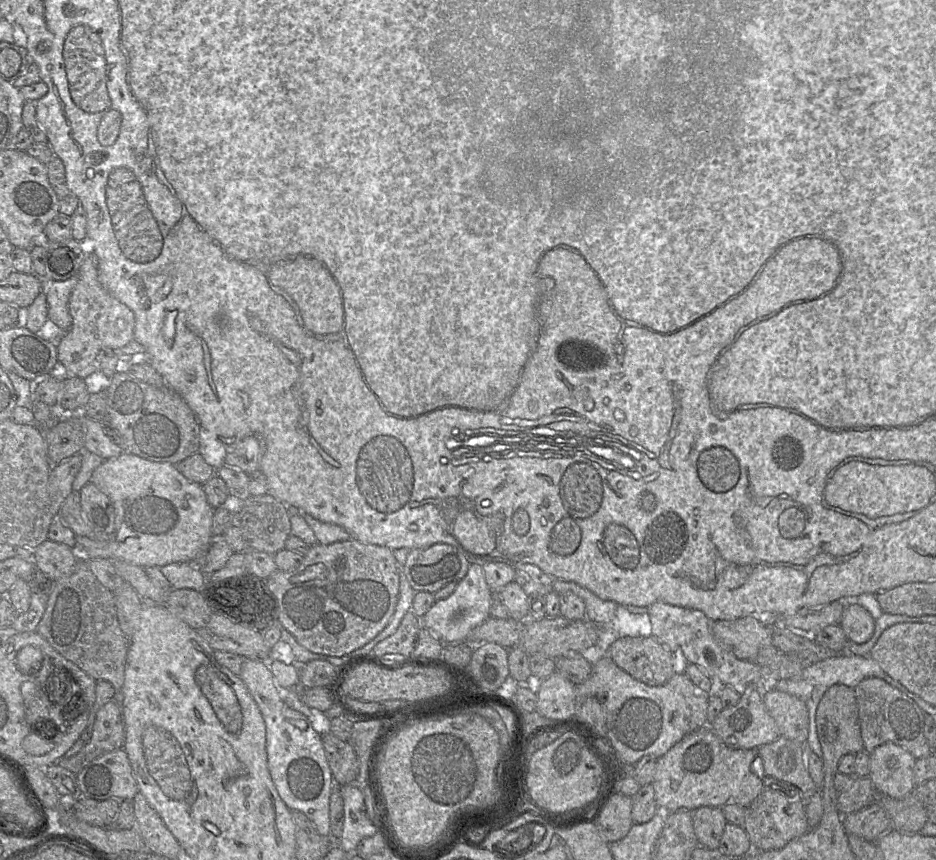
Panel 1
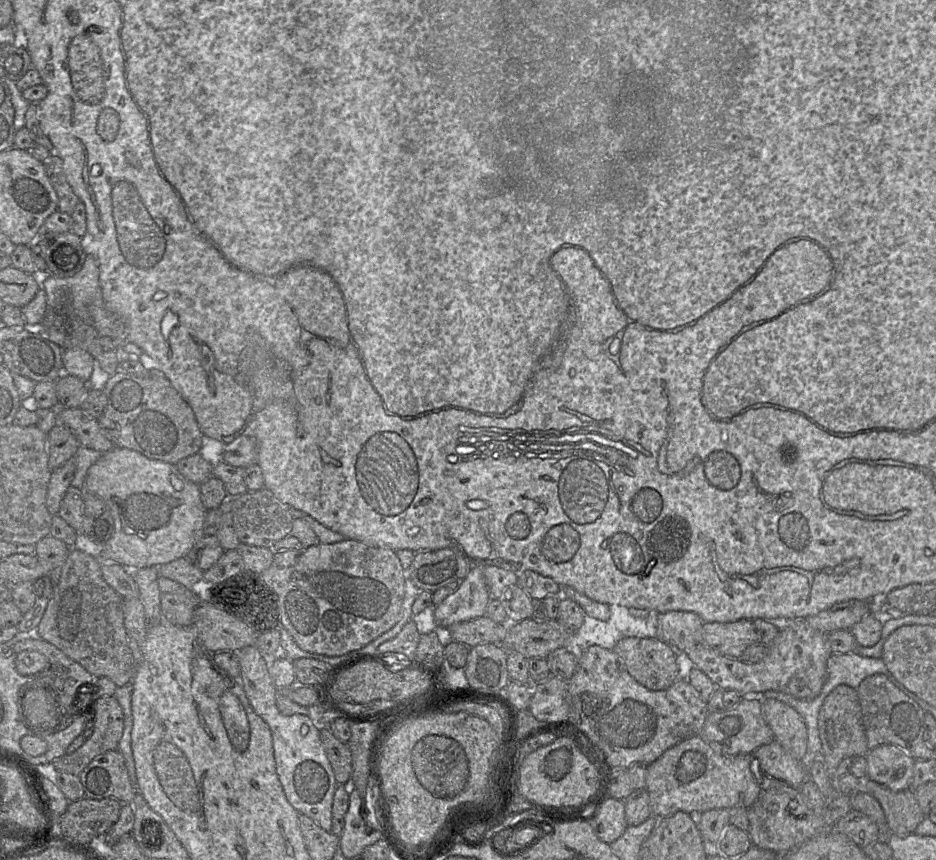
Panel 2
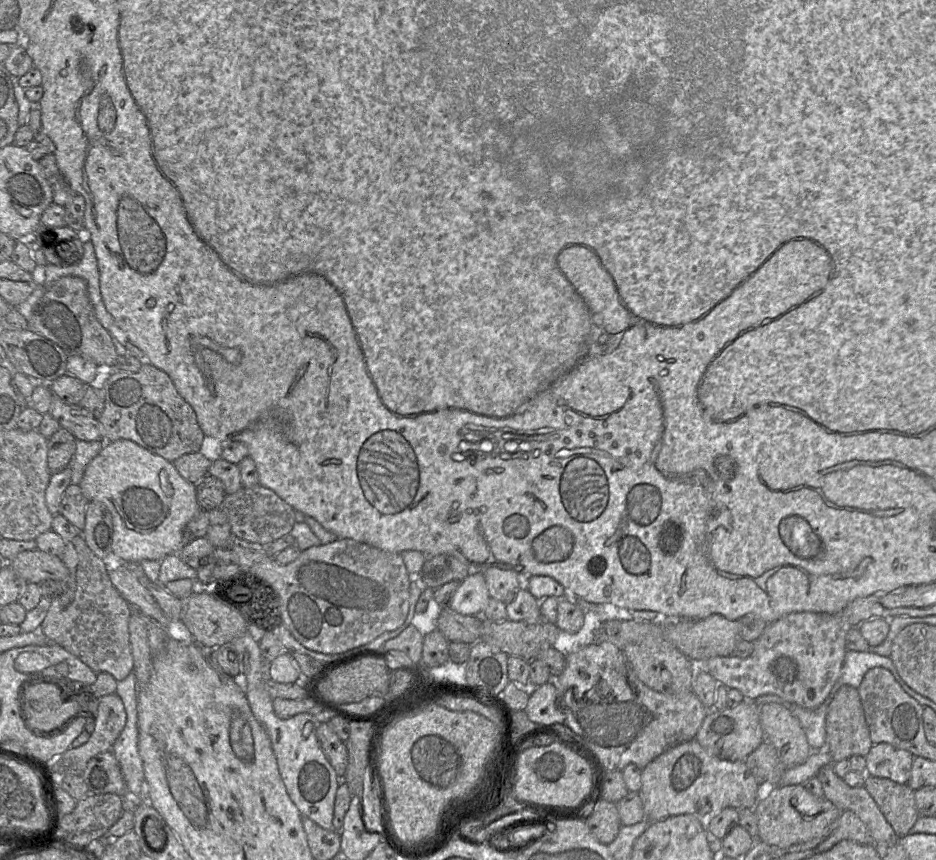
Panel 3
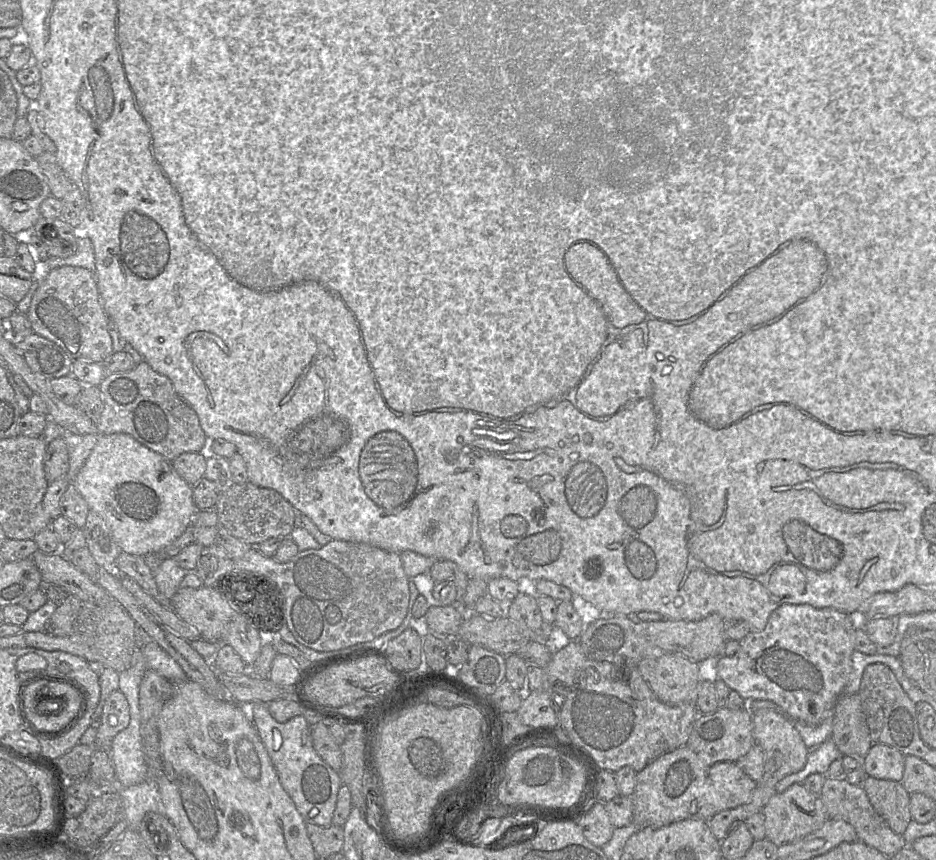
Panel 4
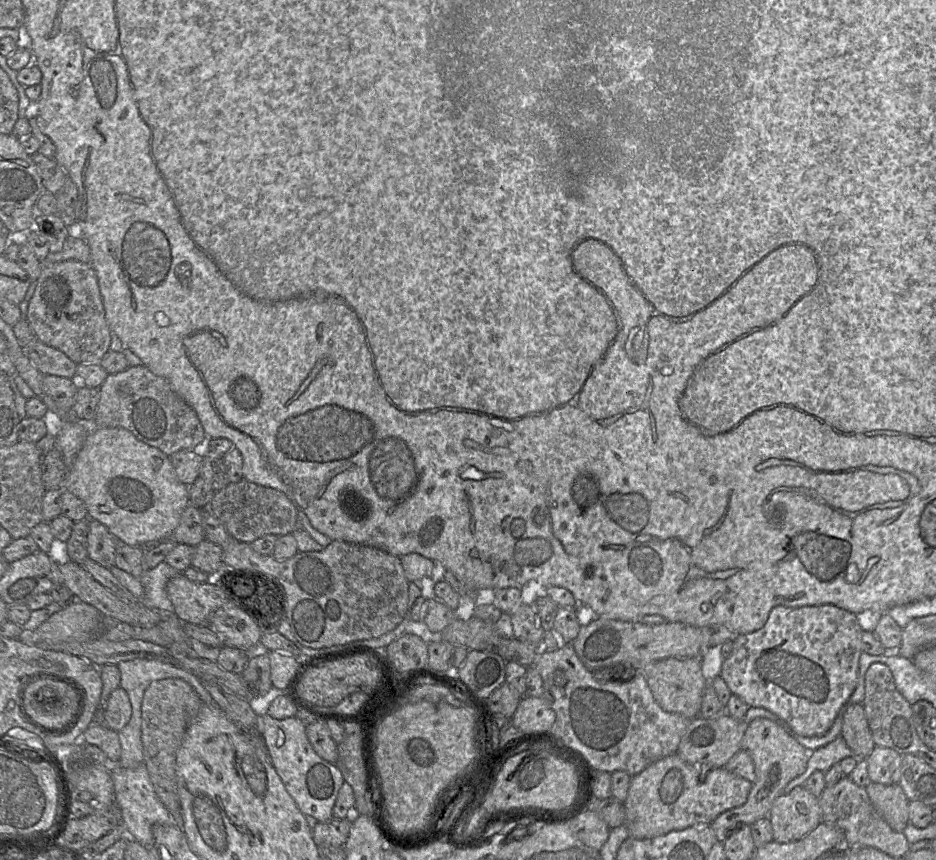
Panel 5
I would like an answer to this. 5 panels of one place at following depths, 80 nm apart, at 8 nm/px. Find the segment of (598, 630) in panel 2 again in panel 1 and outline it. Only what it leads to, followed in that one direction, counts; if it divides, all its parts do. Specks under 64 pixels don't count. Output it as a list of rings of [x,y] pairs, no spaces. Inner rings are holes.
[[[618,605],[614,617],[609,623],[601,626],[597,646],[601,655],[606,656],[611,644],[625,636],[652,637],[652,625],[648,612],[630,613],[626,606]]]

